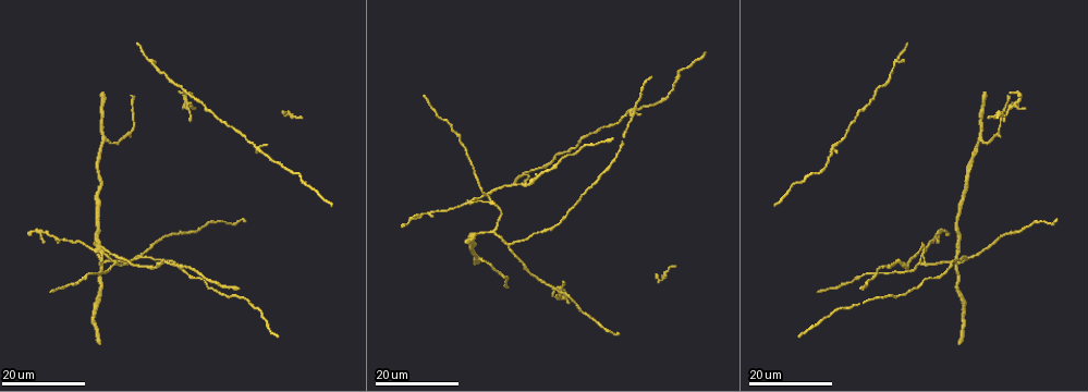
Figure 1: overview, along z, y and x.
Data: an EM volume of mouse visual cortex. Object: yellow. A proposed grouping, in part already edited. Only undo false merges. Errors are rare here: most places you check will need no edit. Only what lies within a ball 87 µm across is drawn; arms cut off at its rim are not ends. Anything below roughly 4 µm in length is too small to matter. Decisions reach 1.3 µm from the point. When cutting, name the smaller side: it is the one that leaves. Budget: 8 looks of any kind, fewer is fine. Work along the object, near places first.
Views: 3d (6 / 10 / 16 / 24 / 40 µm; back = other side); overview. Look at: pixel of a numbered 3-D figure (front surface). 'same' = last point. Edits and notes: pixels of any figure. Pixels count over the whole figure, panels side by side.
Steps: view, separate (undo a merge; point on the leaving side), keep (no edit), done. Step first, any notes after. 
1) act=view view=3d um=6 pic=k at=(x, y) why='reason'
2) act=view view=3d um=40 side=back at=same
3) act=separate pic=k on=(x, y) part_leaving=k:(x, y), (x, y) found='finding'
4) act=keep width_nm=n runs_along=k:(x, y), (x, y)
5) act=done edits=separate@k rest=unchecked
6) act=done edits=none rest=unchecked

act=view view=3d um=24 pic=1 at=(95, 248) why='looks like a crossing'

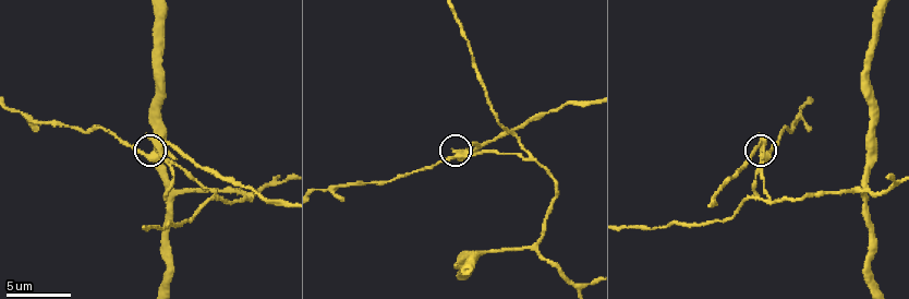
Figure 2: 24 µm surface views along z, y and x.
act=view view=3d um=10 pic=2 at=(157, 153) why='closer look'

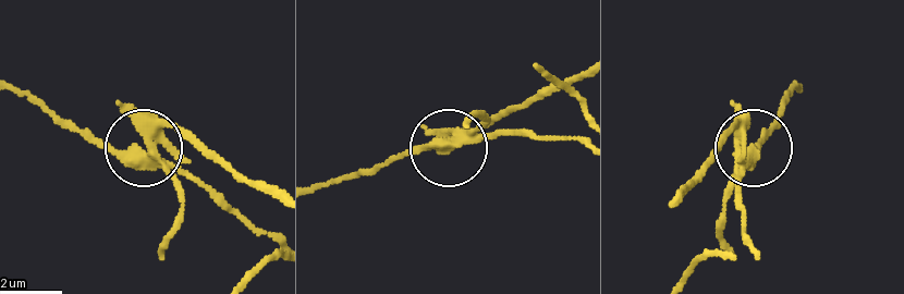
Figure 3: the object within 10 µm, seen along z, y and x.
act=separate pic=3 on=(203, 143) arms=4 part_leaving=3:(166, 158), (168, 137), (181, 134), (275, 188) found='two neurons meet here'

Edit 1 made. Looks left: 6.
act=view view=overview why='see it whole again'

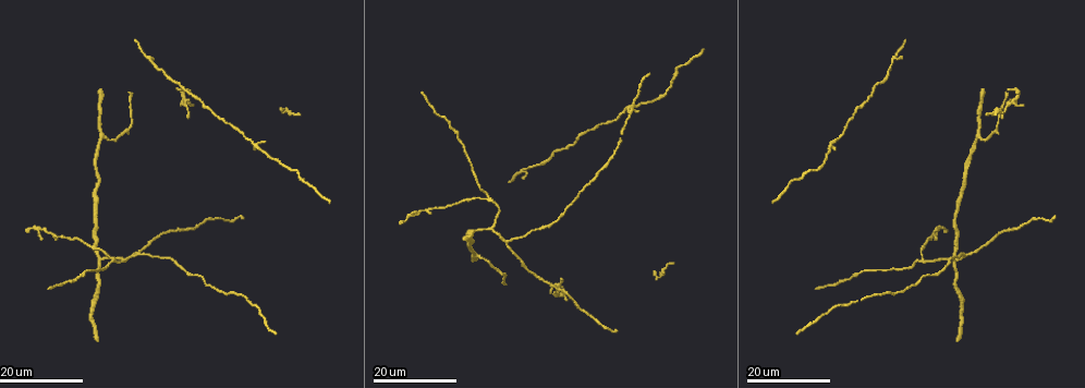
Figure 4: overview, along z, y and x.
act=view view=3d um=16 pic=4 at=(505, 243)

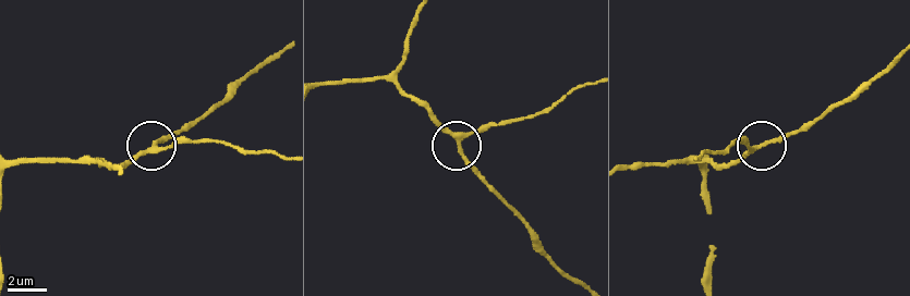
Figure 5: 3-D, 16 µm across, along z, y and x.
act=view view=3d um=6 pic=5 at=(756, 146)

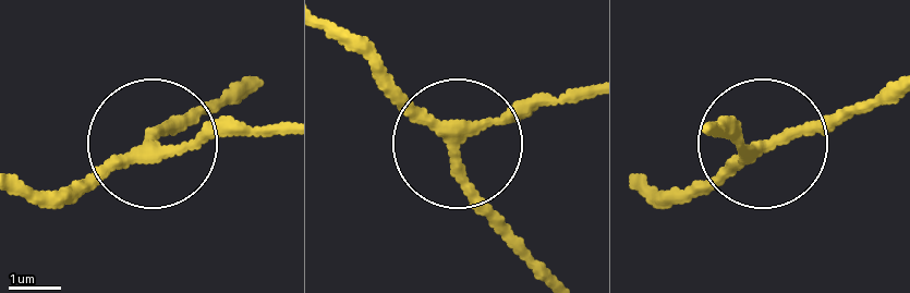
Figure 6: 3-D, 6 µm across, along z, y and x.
act=keep runs_along=6:(19, 184), (84, 193), (235, 84) found='continuous, no second neuron'

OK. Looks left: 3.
act=view view=3d um=10 pic=2 at=(219, 199)

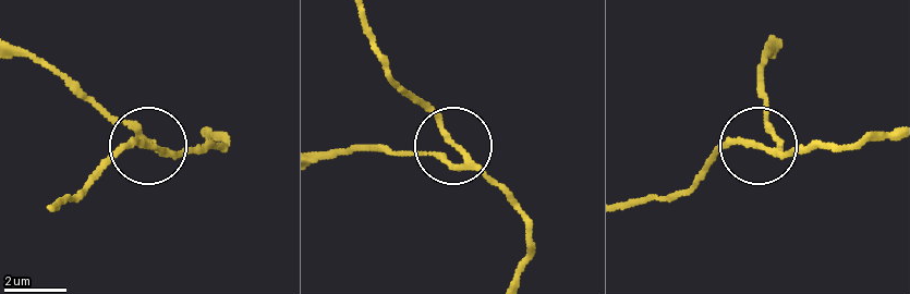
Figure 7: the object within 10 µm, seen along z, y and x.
act=keep side_arm_um=28 runs_along=7:(203, 129), (223, 142), (161, 149), (86, 98) found='all the same neuron'

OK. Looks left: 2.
act=view view=3d um=16 pic=4 at=(104, 137) why='small branch off a trunk'

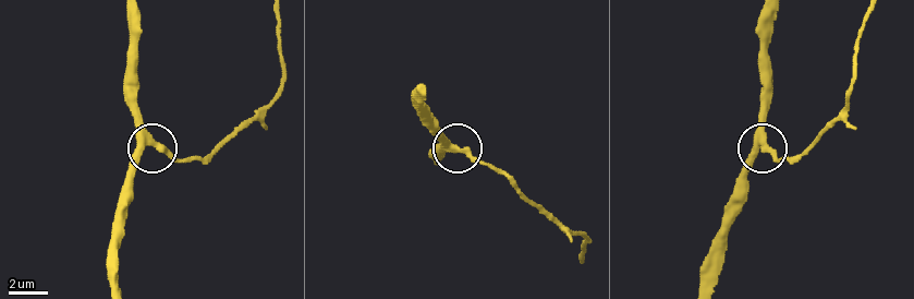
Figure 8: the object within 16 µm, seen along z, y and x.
act=view view=3d um=10 pic=8 at=(455, 145) why='zoom in'

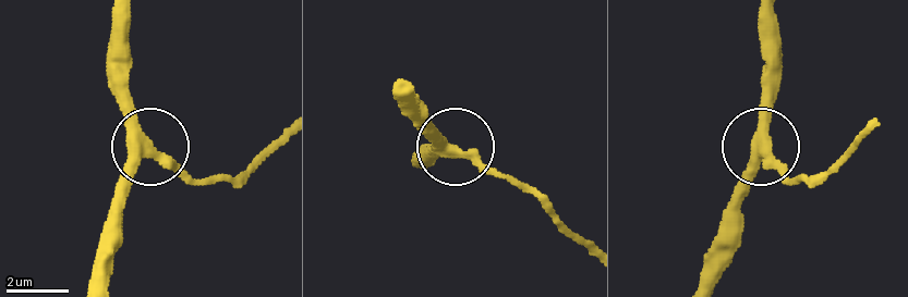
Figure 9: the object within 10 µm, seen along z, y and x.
act=keep side_arm_um=69 runs_along=9:(431, 159), (455, 148), (507, 180) found='continuous, no second neuron'

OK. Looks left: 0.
act=done edits=separate@3 rest=unchecked

